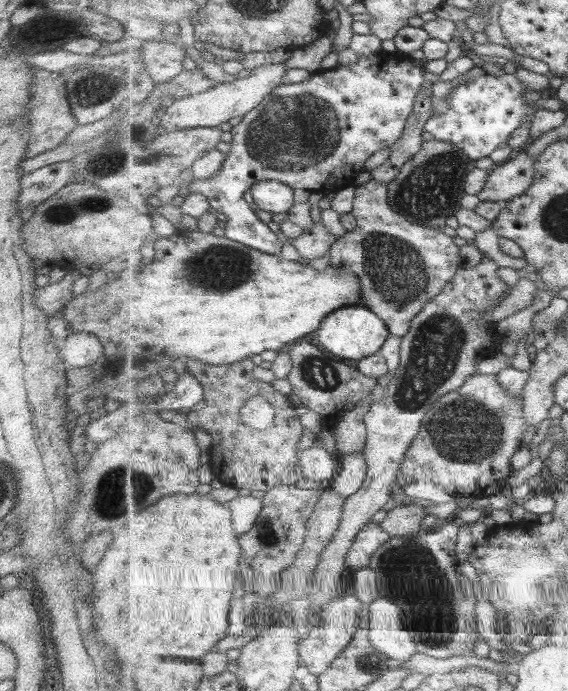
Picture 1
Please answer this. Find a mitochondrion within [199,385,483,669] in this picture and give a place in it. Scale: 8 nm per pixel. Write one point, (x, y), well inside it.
(435, 610)

